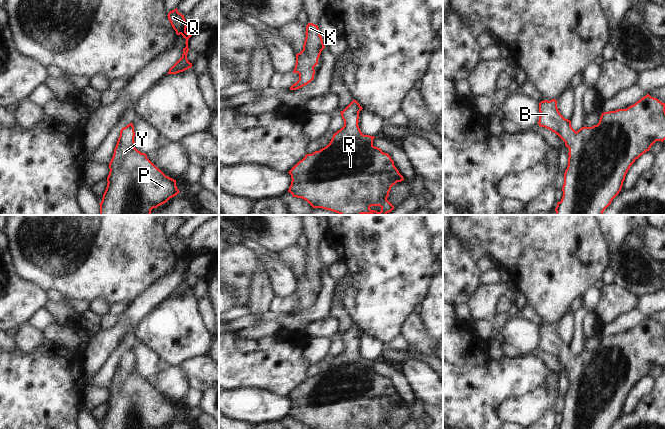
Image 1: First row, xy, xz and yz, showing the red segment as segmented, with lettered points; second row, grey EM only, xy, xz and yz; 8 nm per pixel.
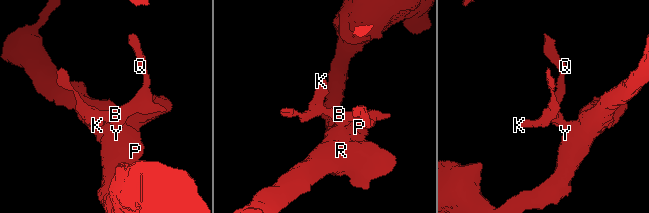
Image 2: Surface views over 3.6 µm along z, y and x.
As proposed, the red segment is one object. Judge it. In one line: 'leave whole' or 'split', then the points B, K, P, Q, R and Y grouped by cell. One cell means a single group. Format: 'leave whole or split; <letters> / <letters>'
leave whole; B K P Q R Y

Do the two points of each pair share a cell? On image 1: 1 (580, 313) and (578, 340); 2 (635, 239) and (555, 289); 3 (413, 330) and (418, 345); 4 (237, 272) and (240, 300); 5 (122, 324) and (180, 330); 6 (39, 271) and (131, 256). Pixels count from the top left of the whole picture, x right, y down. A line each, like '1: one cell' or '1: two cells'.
1: one cell
2: two cells
3: one cell
4: one cell
5: two cells
6: one cell

